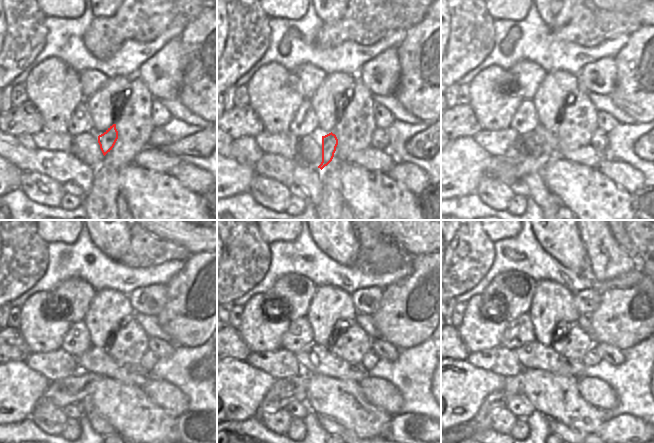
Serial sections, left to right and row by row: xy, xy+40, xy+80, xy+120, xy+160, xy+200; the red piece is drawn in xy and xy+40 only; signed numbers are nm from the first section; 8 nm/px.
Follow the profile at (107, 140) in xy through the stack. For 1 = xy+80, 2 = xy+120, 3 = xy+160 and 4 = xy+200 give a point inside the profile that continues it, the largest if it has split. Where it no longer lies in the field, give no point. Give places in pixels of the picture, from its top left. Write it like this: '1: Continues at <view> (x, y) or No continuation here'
1: Continues at xy+80 (509, 170)
2: Continues at xy+120 (75, 389)
3: Continues at xy+160 (293, 389)
4: Continues at xy+200 (513, 386).

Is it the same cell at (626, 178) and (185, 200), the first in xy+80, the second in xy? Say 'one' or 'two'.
two

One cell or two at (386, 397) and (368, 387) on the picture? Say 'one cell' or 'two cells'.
one cell

